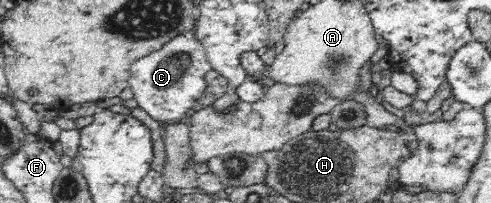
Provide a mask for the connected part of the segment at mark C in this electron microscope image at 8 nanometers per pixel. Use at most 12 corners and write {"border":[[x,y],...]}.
{"border":[[194,35],[133,61],[134,100],[178,123],[199,108],[212,65]]}

